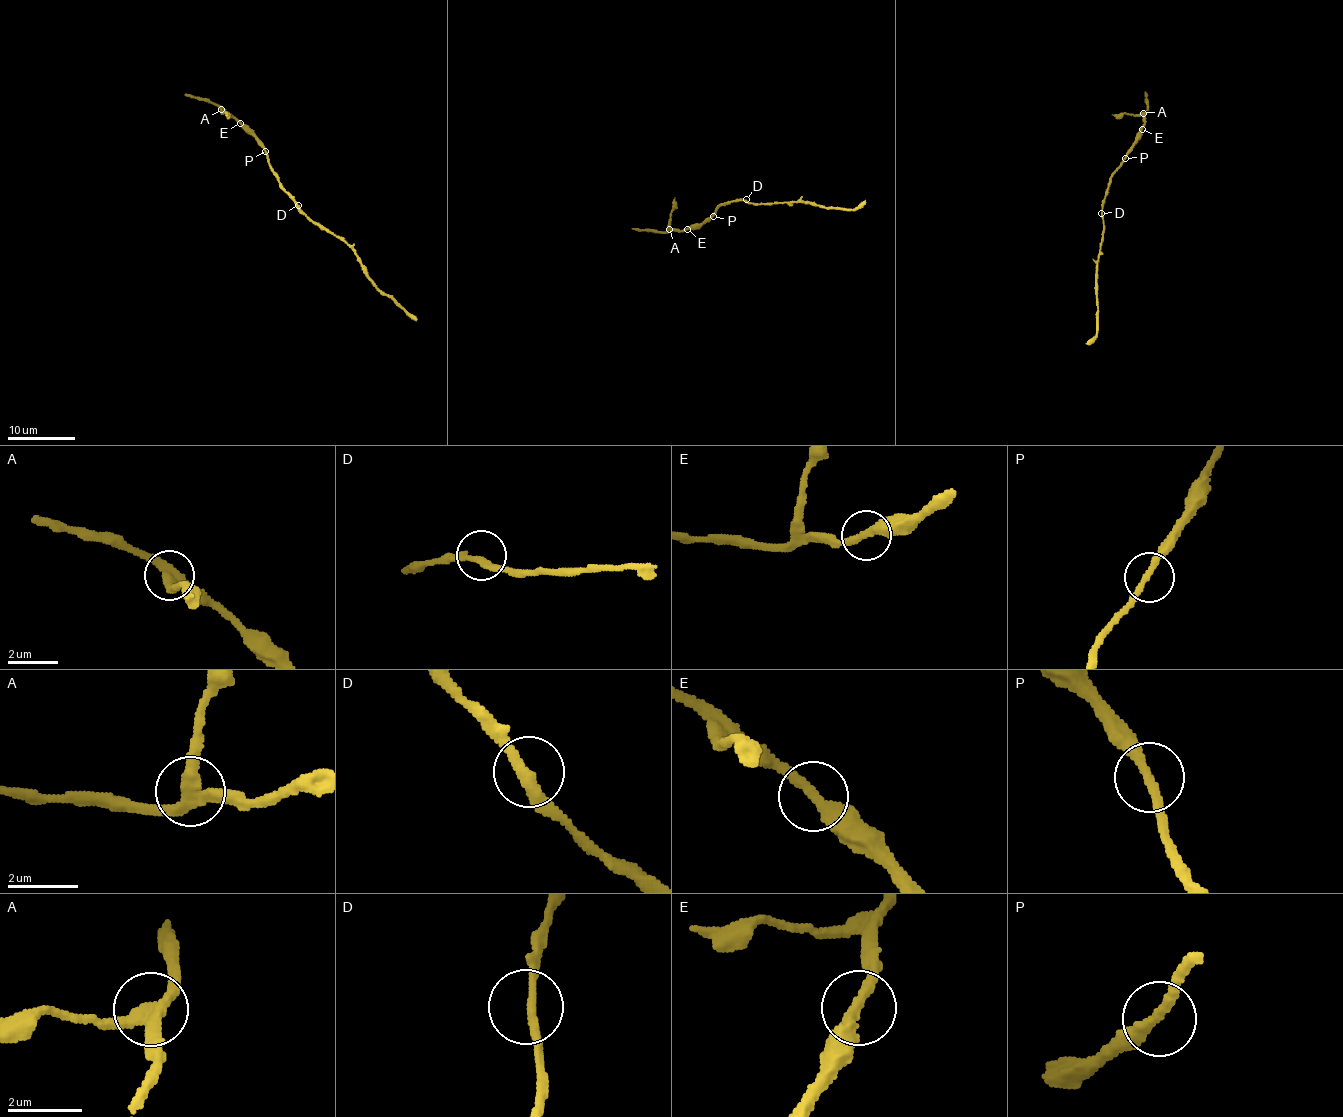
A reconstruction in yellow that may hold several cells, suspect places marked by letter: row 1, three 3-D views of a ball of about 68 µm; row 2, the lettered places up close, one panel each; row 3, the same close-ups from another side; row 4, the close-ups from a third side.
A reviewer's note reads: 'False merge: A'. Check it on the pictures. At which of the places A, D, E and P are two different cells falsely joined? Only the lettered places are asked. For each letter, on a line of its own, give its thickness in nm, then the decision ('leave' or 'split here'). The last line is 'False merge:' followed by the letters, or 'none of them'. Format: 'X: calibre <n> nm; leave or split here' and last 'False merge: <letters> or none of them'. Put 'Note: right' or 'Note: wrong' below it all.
A: calibre 320 nm; split here
D: calibre 240 nm; leave
E: calibre 340 nm; leave
P: calibre 240 nm; leave
False merge: A
Note: right

